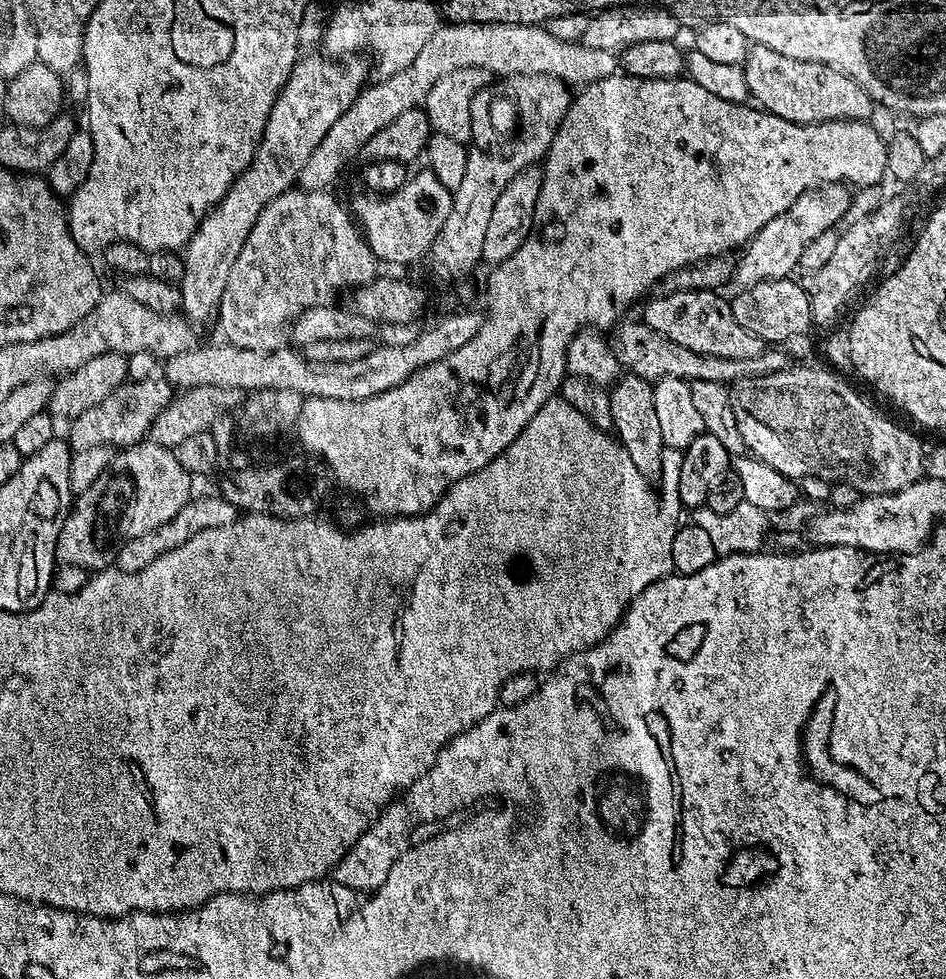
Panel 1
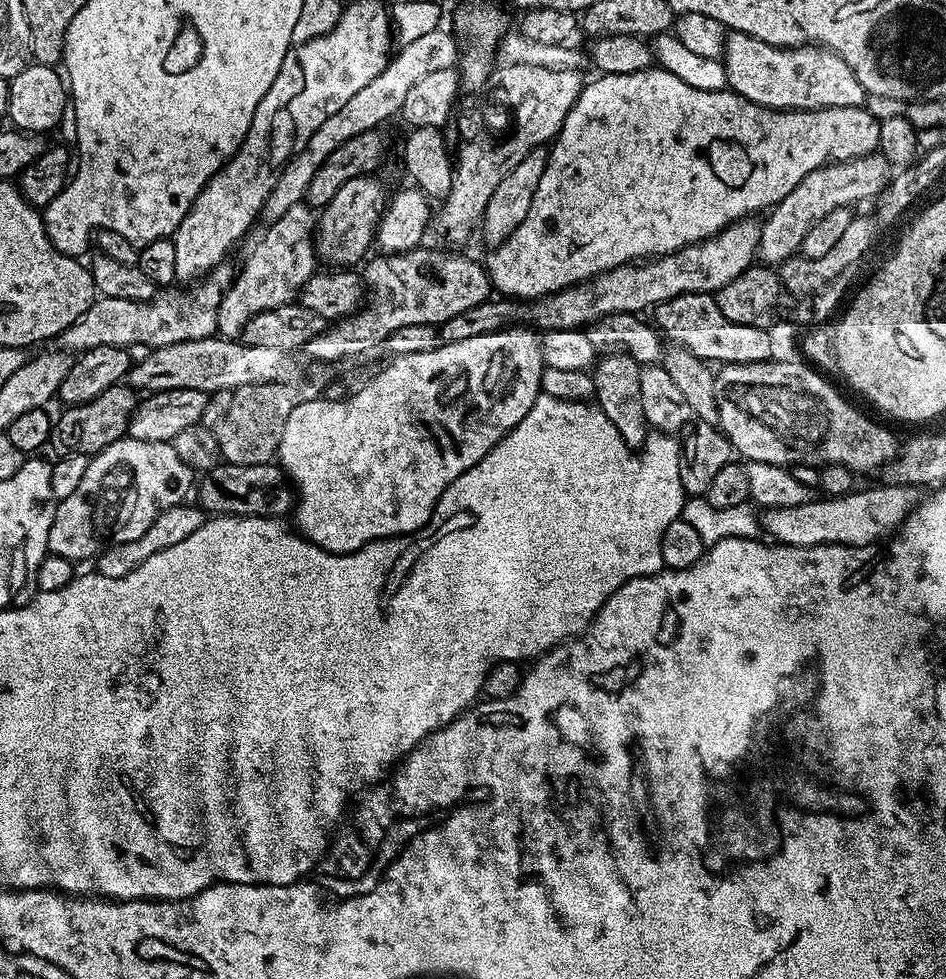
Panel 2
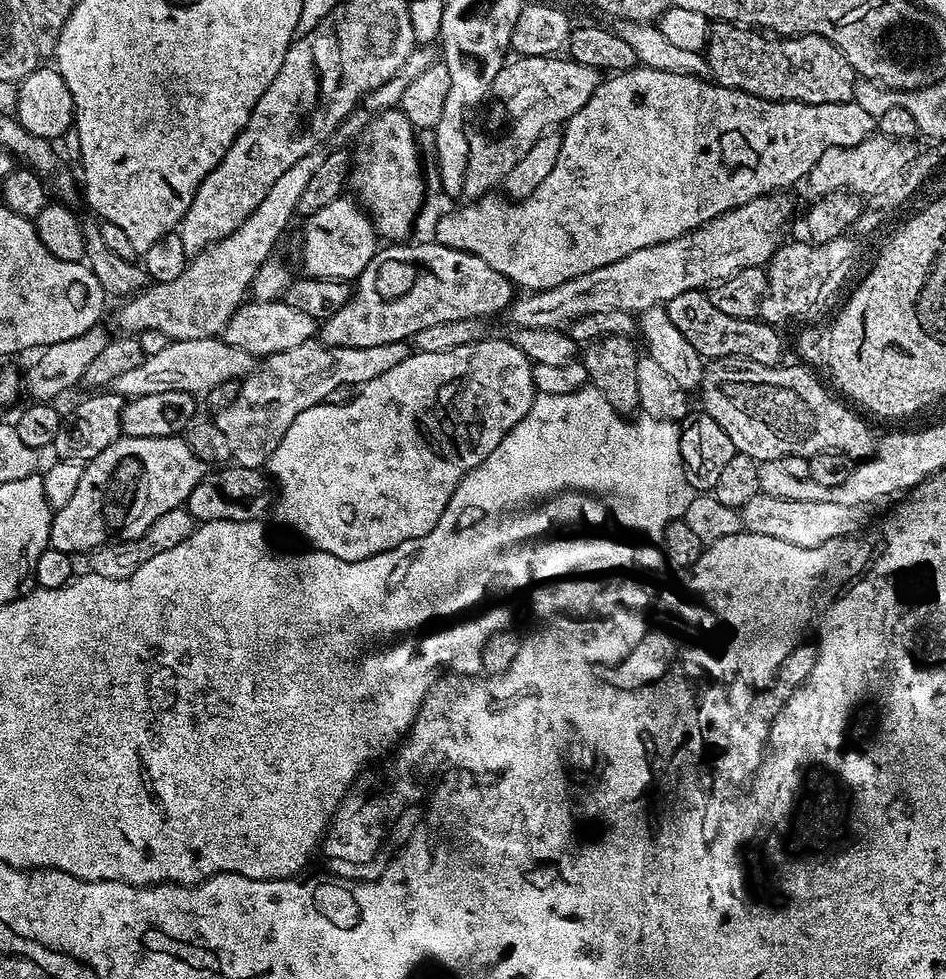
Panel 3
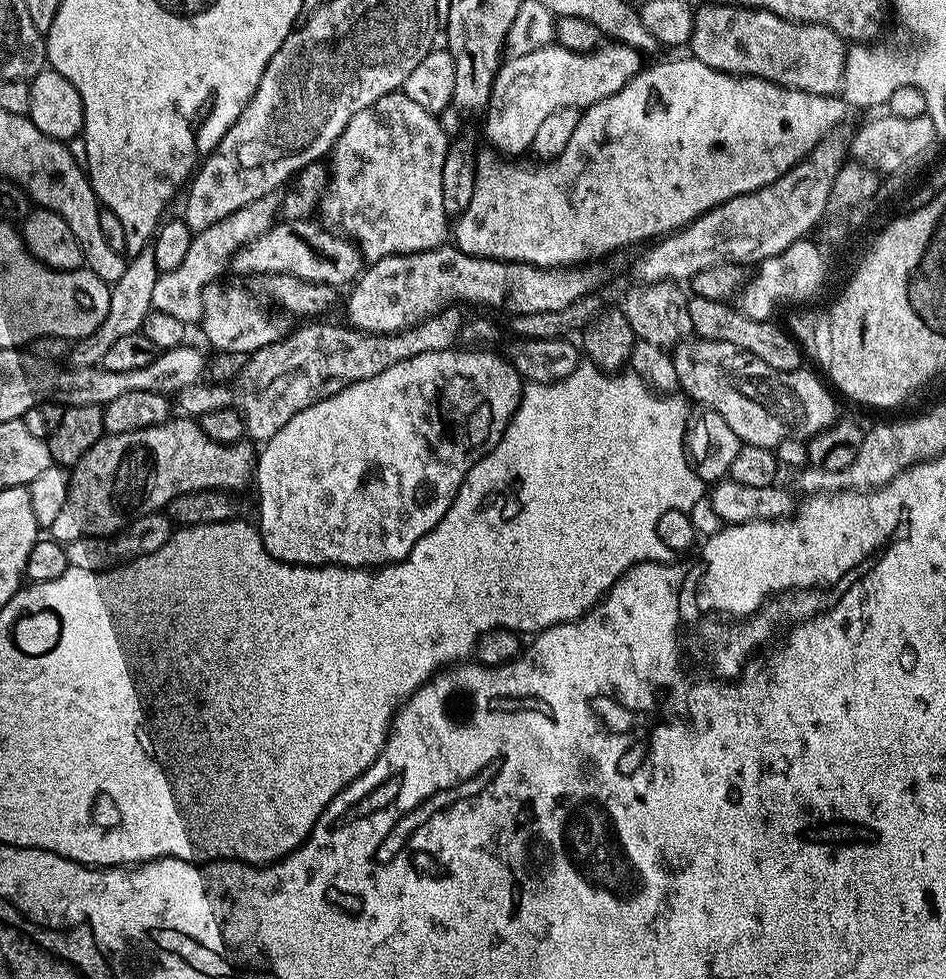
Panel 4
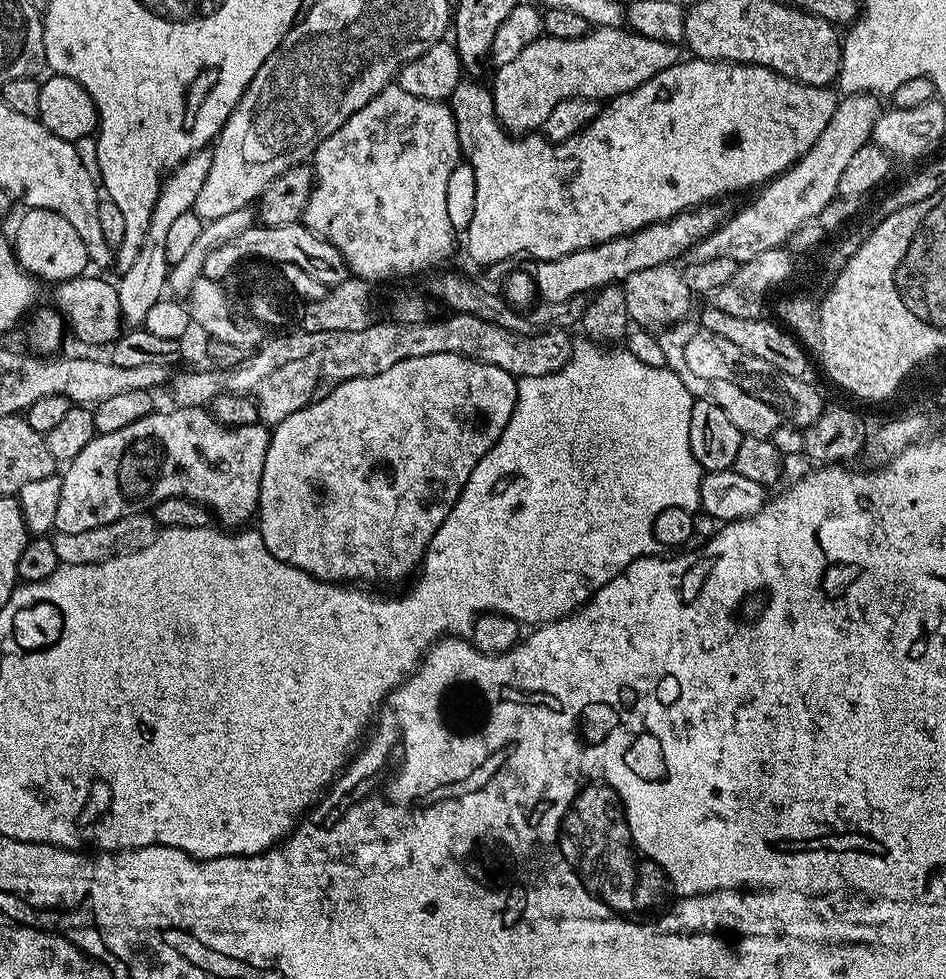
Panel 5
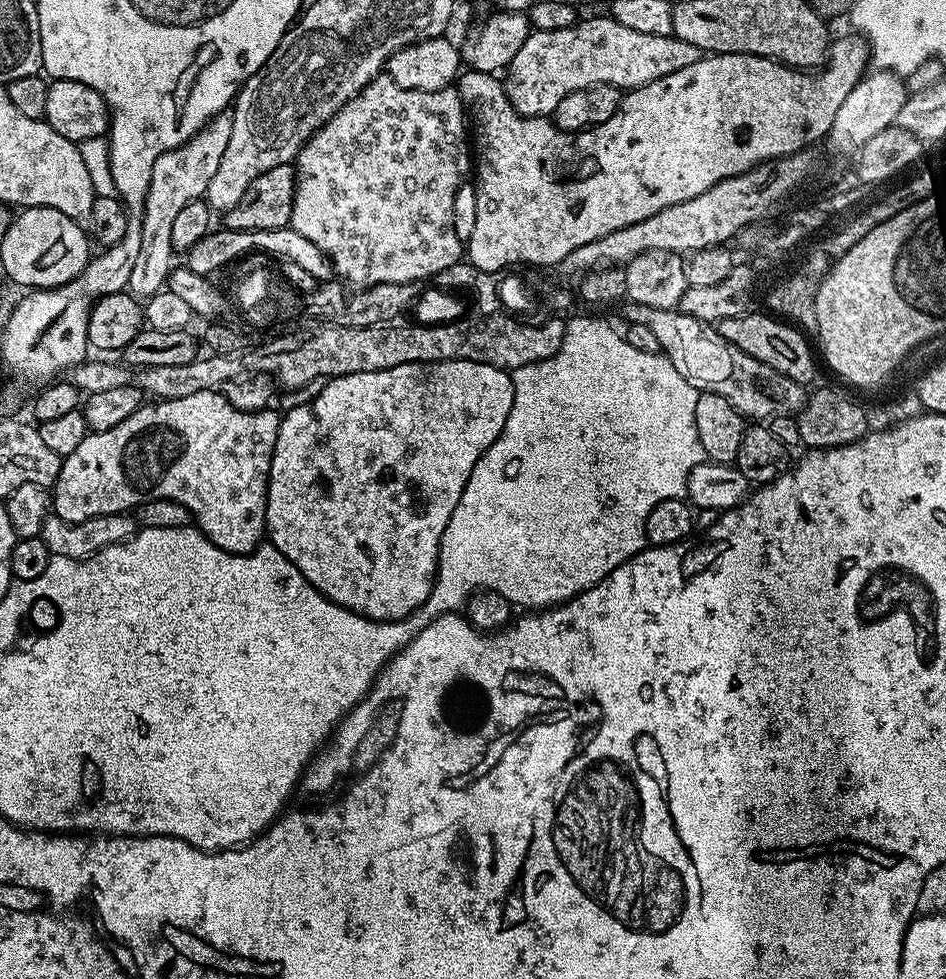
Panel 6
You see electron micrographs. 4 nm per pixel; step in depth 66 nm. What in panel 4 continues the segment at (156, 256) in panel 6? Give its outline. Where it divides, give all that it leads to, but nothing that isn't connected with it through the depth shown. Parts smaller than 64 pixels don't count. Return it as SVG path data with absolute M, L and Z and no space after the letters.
M140 250L135 253L136 257L128 260L126 274L116 284L111 285L110 310L102 322L102 326L93 336L87 336L75 345L72 352L71 363L77 368L90 368L99 365L100 360L118 342L118 338L126 338L126 334L134 334L141 331L143 320L146 319L152 307L152 295L154 284L158 275L156 270L156 256L150 250Z

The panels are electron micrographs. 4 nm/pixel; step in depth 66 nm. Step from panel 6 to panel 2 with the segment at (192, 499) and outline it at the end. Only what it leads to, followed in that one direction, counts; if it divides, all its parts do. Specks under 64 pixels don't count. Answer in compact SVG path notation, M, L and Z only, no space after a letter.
M115 440L89 459L86 474L82 474L74 494L57 503L48 535L48 552L73 562L95 561L110 546L146 534L160 512L185 503L193 488L192 468L178 458L172 443Z

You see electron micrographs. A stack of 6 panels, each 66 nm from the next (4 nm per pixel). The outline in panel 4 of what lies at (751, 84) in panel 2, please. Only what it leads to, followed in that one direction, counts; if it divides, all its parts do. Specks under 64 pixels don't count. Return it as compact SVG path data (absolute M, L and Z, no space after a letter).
M736 2L704 4L701 8L697 7L695 13L690 49L698 62L719 72L729 72L731 76L757 76L783 88L802 90L806 94L834 96L843 89L848 48L845 40L834 34L834 30L821 24L797 24L794 20L783 20L778 14L761 8L742 8Z

